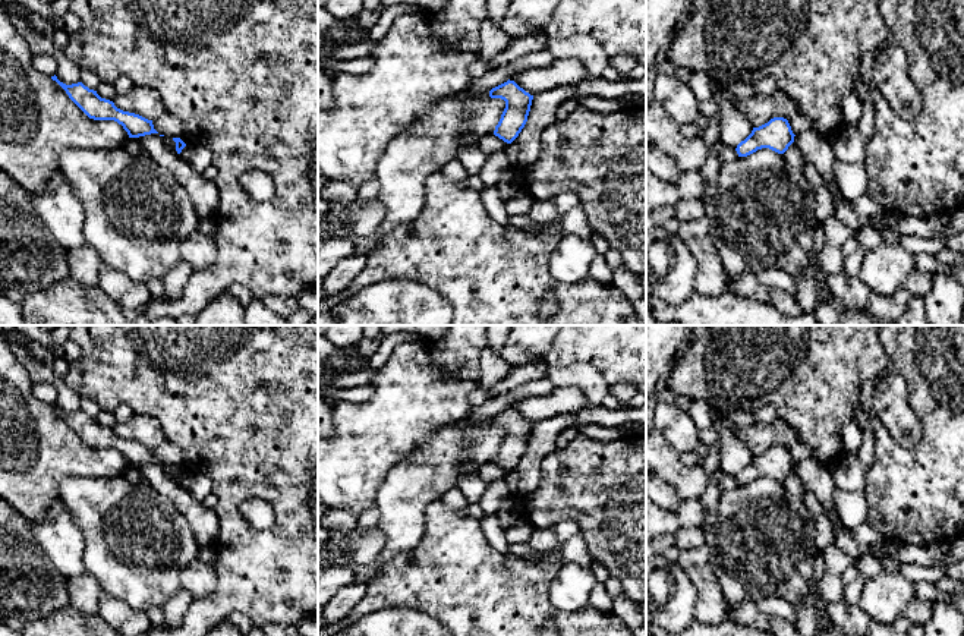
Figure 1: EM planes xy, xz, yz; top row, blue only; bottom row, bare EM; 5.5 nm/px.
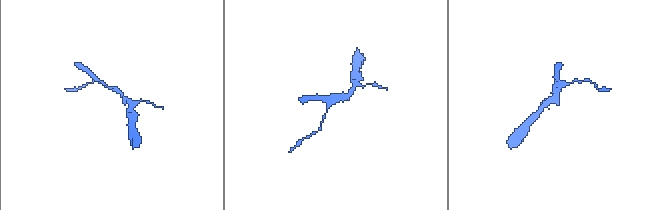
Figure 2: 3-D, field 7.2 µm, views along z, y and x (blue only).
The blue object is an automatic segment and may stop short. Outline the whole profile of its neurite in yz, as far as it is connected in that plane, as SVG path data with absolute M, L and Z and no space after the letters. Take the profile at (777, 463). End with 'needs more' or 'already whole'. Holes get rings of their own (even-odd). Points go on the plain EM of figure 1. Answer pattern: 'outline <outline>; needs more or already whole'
outline M774 445L768 451L753 456L752 462L737 473L735 479L738 485L747 485L762 476L784 482L794 470L794 465L787 447Z; already whole

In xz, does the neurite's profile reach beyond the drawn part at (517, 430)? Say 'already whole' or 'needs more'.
already whole

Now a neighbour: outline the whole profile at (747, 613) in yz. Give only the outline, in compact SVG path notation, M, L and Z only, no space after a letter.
M743 601L737 608L731 608L727 613L725 620L734 621L744 627L753 627L759 630L769 630L771 617L765 614L756 604L756 601Z

